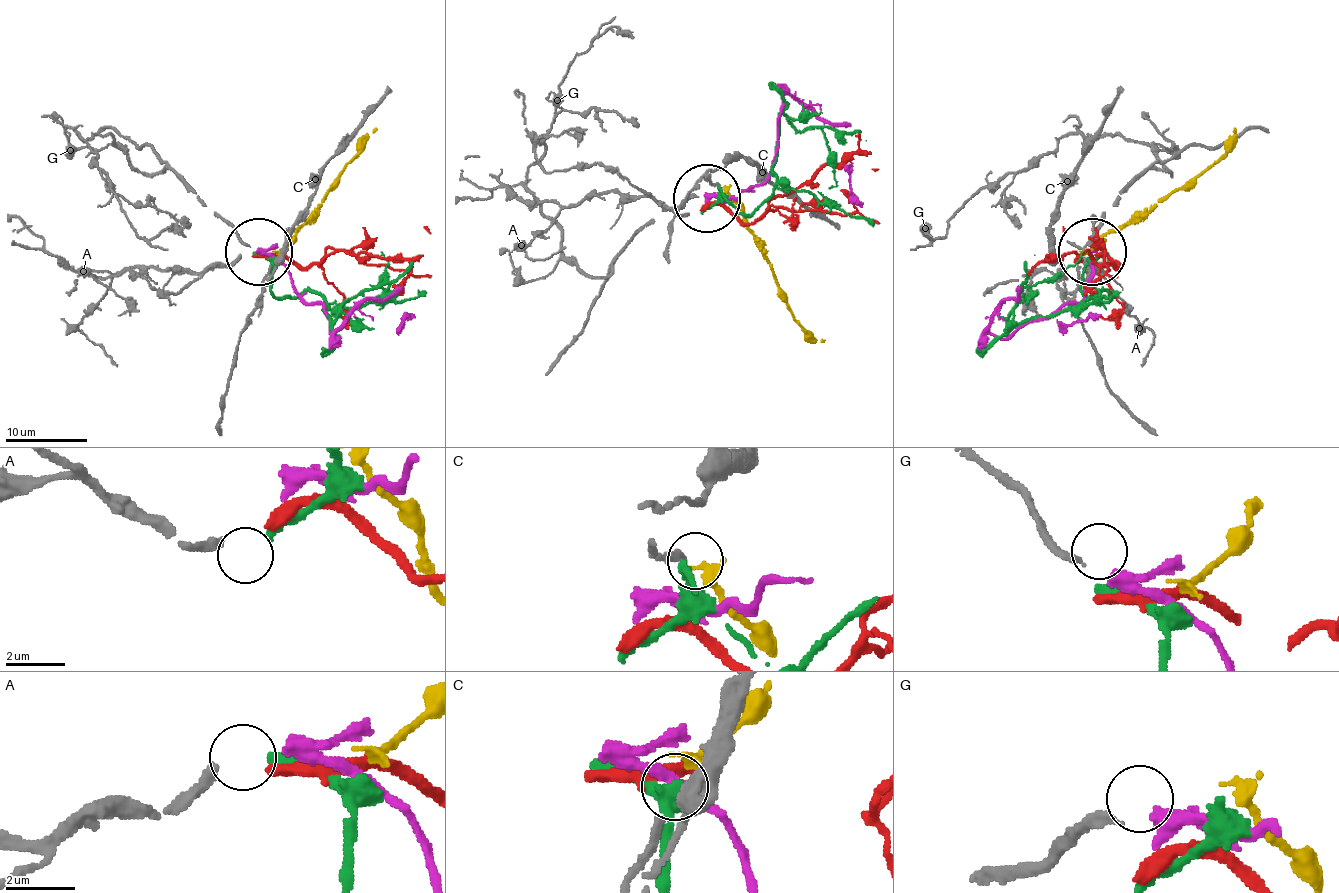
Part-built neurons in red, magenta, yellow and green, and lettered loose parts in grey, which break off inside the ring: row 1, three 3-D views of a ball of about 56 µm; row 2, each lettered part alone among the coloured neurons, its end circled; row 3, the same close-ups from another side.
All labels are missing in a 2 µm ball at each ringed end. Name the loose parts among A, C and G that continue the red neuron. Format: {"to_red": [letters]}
{"to_red": []}

